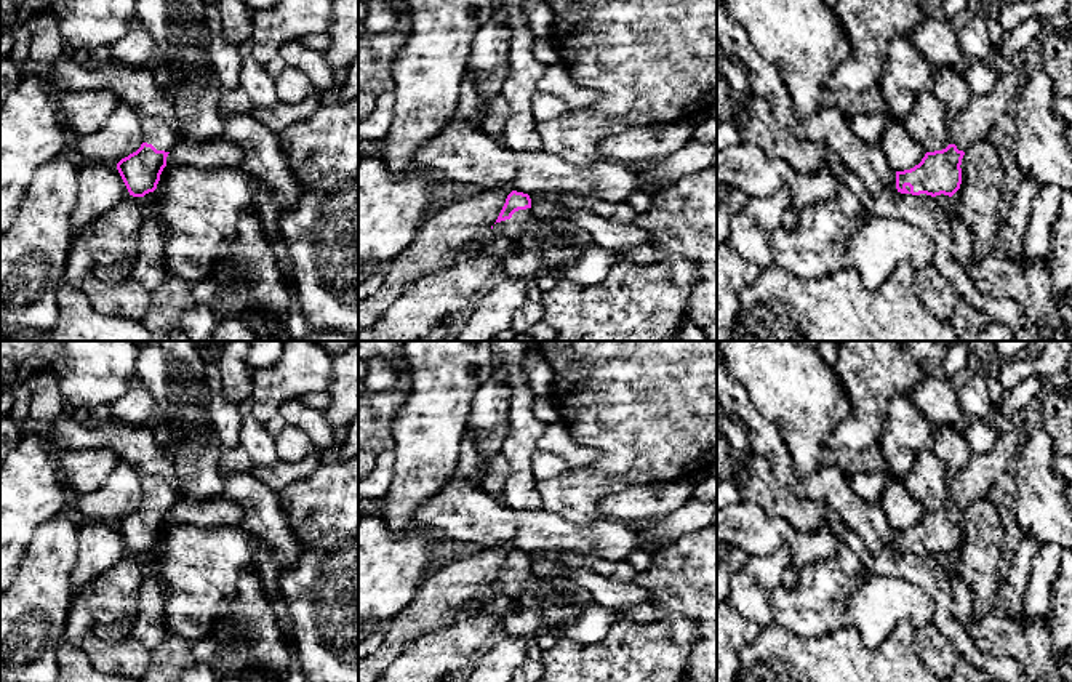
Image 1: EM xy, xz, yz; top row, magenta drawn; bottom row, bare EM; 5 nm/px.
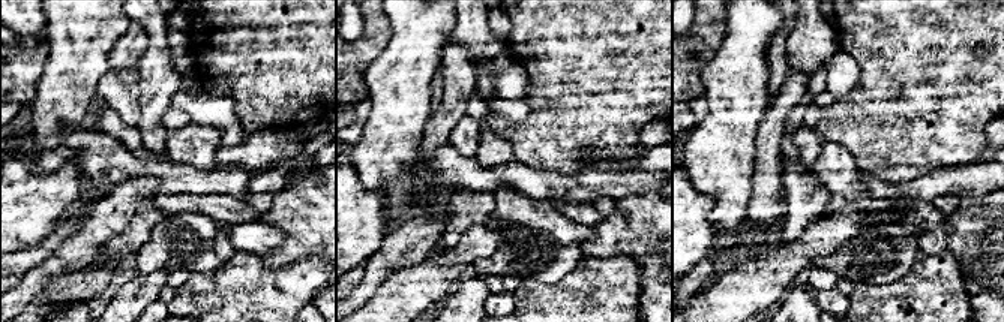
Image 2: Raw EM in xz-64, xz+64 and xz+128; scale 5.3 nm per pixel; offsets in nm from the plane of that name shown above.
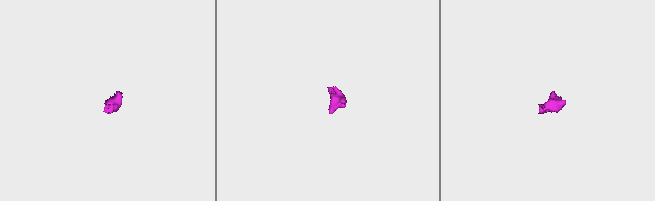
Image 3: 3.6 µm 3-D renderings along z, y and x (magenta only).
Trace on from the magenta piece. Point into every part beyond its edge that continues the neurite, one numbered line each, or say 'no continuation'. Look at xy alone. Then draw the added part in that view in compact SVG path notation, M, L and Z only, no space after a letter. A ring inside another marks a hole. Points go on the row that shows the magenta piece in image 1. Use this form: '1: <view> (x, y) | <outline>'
1: xy (154, 132) | M142 117L142 142L152 144L157 150L170 152L178 144L178 134L160 118Z

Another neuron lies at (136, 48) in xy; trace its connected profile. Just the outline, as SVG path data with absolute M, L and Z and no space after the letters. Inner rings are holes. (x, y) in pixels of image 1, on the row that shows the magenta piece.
M139 26L112 45L110 58L123 66L146 67L152 61L155 50L149 29Z

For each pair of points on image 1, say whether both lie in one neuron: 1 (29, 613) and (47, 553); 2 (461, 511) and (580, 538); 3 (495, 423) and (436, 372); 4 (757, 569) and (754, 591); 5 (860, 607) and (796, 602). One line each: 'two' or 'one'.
1: one
2: one
3: two
4: one
5: one

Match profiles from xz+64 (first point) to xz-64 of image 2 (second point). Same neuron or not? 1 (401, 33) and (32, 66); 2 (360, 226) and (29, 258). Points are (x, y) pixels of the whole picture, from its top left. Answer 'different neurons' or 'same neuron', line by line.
1: different neurons
2: different neurons

